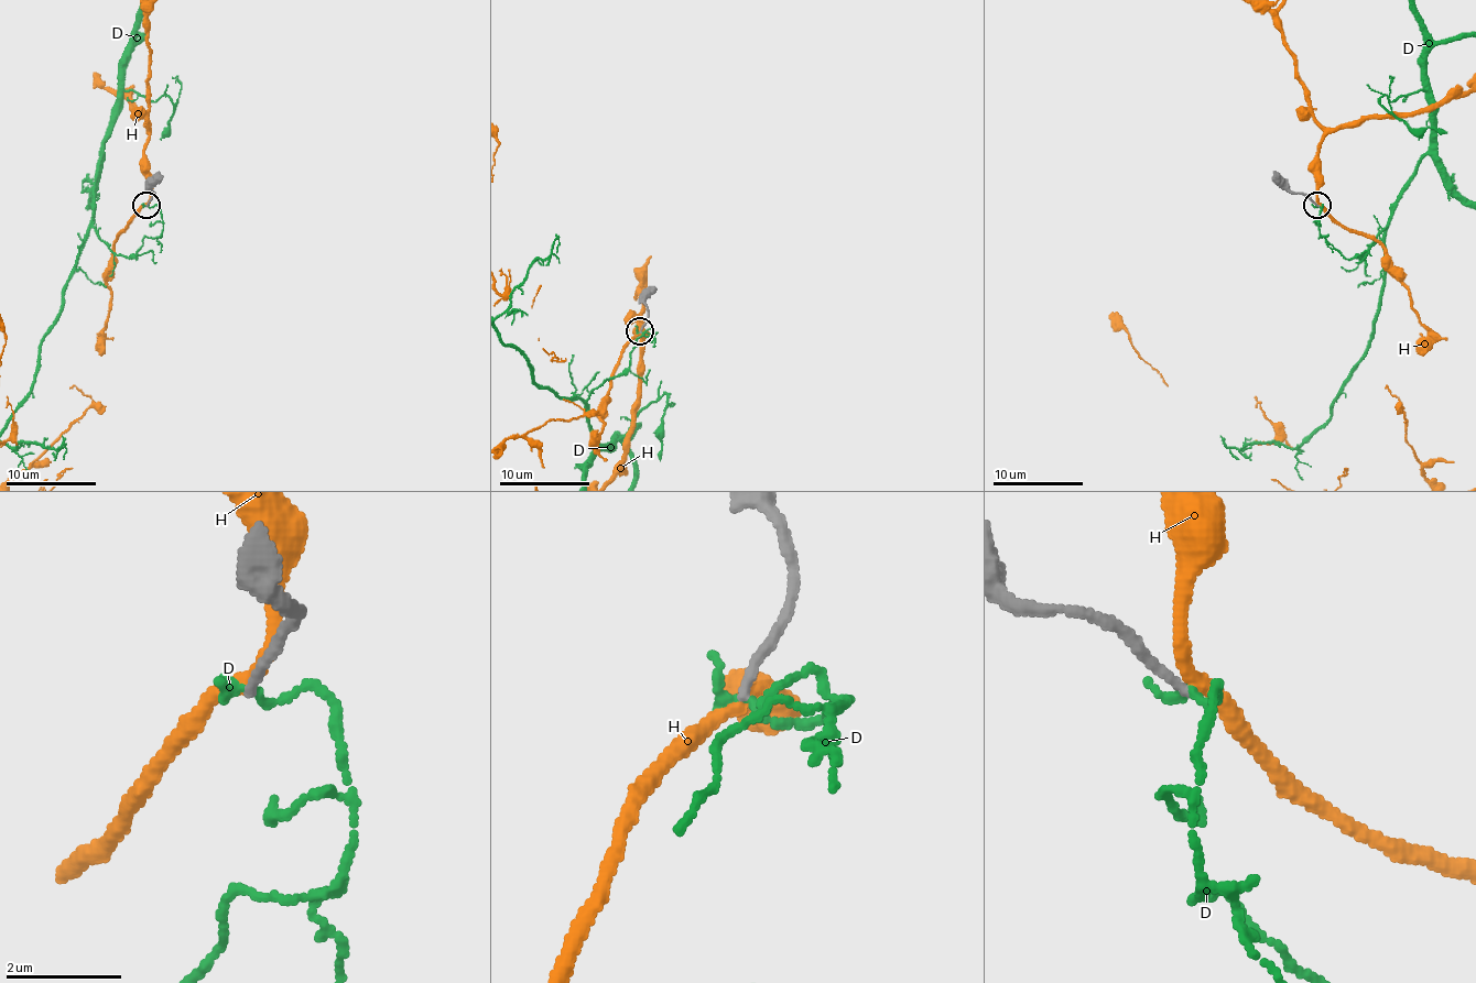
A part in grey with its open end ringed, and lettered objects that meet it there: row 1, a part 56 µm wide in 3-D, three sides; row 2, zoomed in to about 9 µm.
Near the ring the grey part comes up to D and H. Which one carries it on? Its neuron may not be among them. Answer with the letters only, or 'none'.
none

